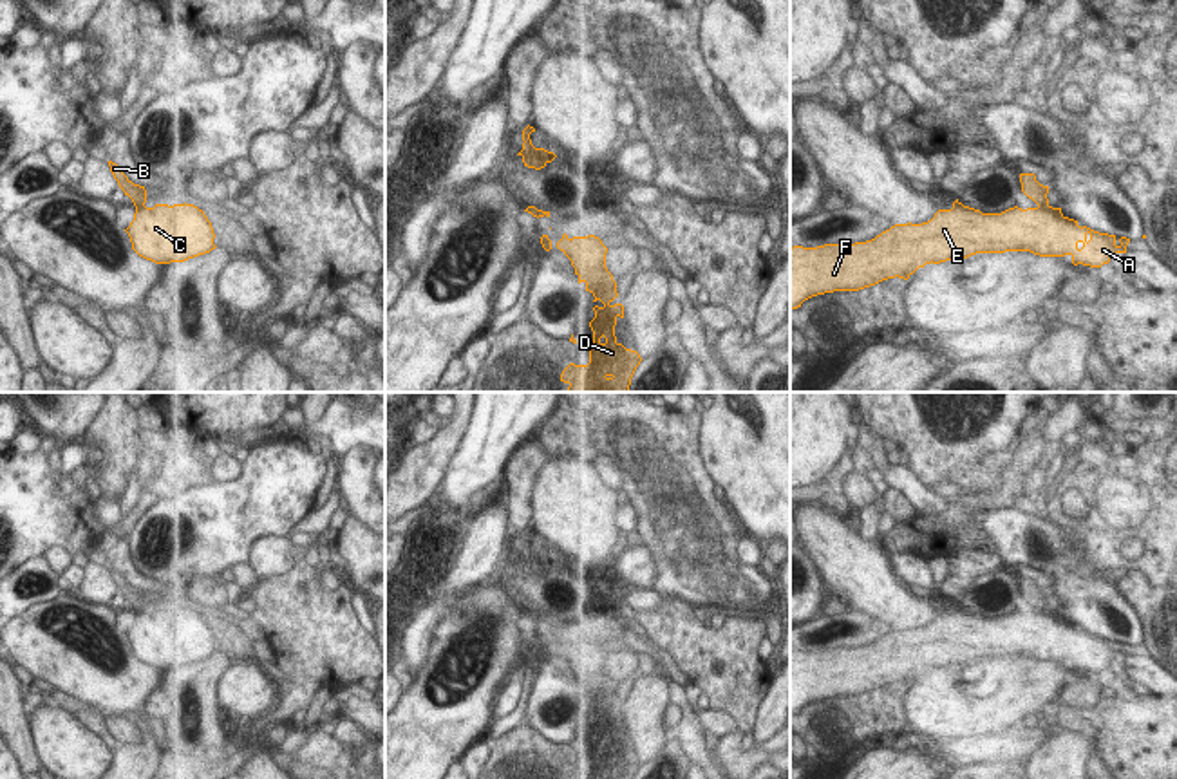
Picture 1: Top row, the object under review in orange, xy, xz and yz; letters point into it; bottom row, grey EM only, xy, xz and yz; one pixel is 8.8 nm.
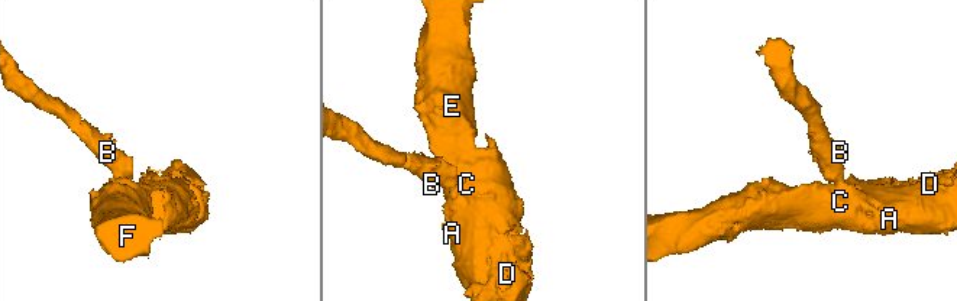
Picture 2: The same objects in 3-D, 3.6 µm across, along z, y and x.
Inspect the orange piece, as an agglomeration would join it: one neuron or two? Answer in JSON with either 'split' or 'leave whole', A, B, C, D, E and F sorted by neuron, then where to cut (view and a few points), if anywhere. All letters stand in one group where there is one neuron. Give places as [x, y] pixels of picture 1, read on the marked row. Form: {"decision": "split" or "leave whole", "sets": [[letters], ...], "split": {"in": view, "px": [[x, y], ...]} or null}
{"decision": "split", "sets": [["A", "C", "D", "E", "F"], ["B"]], "split": {"in": "yz", "px": [[1047, 205], [1038, 208]]}}

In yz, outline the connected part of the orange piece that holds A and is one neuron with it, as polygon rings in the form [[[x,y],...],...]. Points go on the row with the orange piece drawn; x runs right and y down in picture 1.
[[[958,199],[951,210],[938,210],[922,224],[895,224],[866,242],[839,242],[817,248],[790,248],[790,309],[812,296],[833,291],[859,291],[888,278],[908,280],[926,264],[967,258],[976,253],[1031,251],[1040,257],[1072,257],[1072,264],[1101,267],[1116,253],[1126,253],[1130,239],[1099,233],[1061,213],[1061,208],[1041,206],[1022,210],[1018,206],[1002,213],[982,213],[964,206]]]

